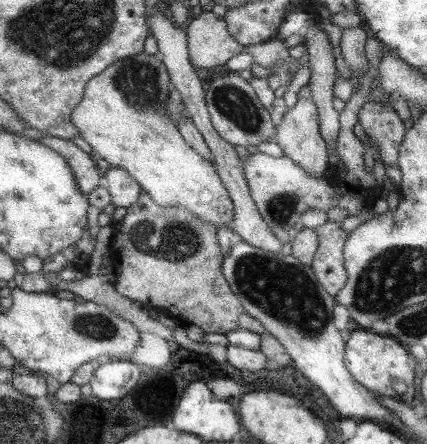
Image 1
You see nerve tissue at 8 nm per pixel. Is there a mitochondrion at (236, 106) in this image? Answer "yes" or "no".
yes

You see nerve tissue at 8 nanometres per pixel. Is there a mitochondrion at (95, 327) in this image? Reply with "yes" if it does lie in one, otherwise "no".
yes

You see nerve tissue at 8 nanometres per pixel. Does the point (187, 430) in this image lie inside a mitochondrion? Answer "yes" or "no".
no

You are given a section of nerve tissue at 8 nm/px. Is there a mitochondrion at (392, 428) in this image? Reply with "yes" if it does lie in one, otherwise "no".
no

